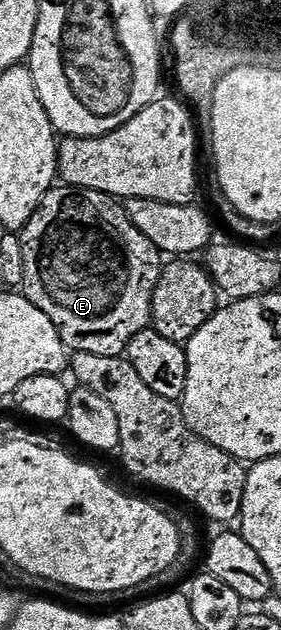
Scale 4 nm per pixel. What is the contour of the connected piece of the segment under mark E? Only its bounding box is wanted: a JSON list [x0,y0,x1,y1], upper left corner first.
[21,187,165,357]

